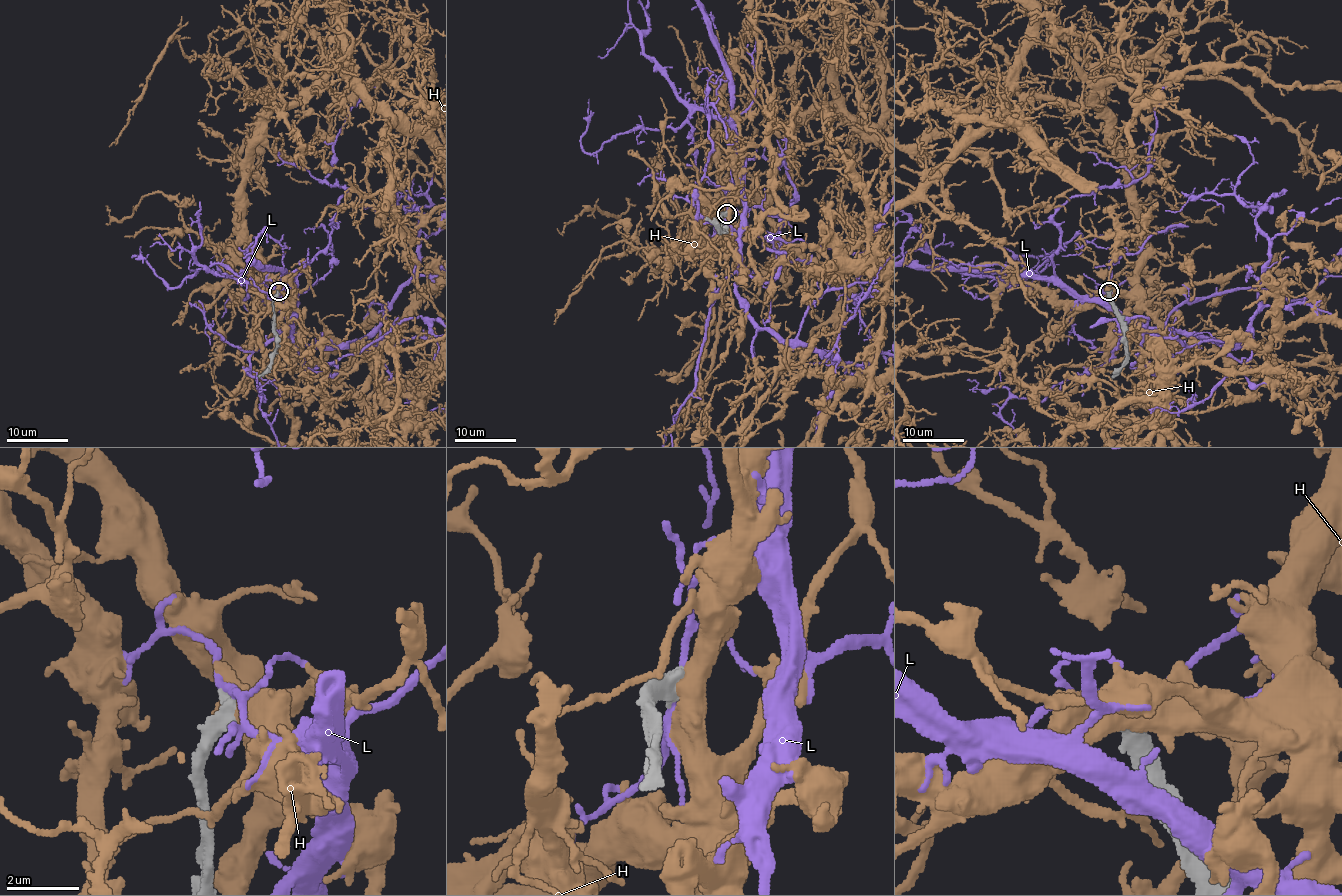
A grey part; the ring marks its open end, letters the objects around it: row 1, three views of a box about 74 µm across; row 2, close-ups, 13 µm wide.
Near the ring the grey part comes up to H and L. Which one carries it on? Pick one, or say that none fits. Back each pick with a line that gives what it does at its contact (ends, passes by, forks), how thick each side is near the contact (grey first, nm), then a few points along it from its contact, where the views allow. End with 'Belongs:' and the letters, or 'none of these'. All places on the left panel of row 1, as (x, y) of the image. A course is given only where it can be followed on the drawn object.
Belongs: none of these

